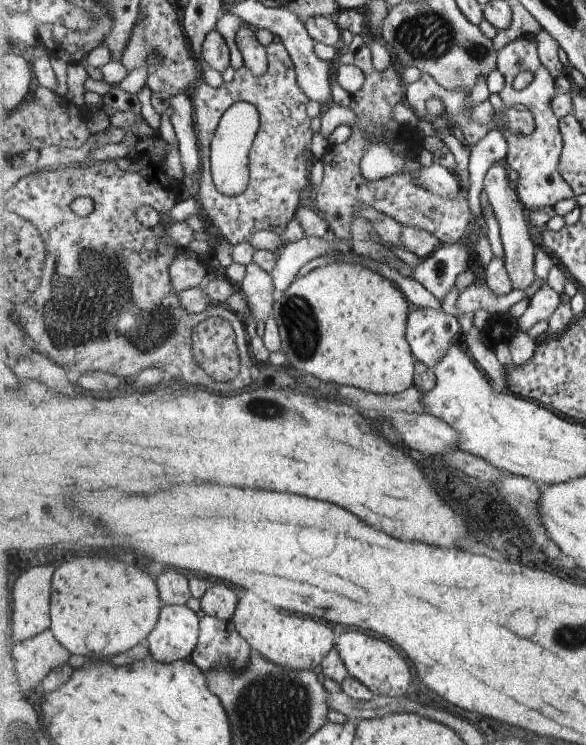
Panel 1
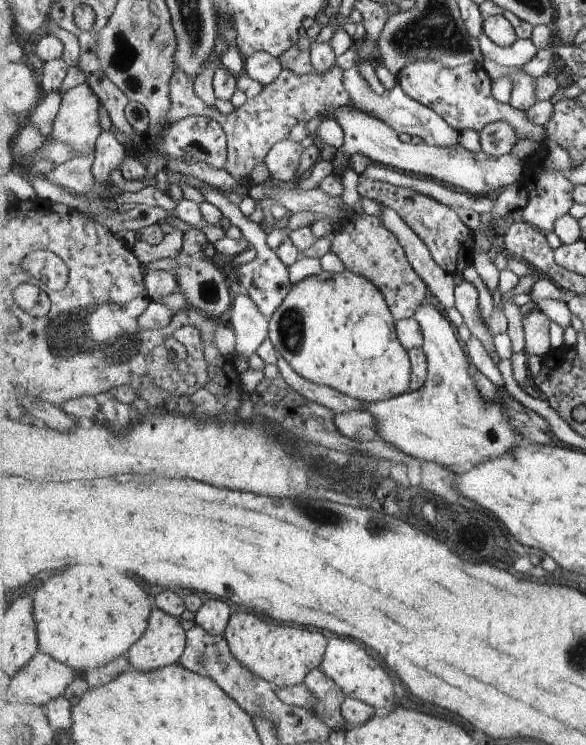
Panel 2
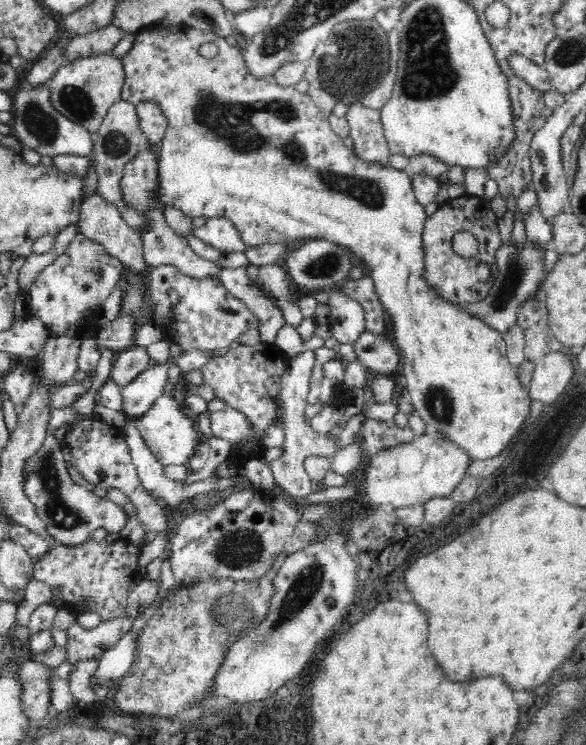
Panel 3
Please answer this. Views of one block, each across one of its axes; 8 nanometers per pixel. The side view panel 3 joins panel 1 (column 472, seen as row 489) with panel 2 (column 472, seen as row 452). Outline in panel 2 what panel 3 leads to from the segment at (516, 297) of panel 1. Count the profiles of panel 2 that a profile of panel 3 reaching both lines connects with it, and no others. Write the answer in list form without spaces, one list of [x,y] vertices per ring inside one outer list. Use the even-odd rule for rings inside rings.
[[[465,280],[457,283],[454,295],[456,298],[456,308],[462,315],[463,321],[469,328],[471,335],[477,338],[484,348],[489,352],[491,358],[496,364],[499,364],[494,336],[490,333],[487,323],[482,319],[479,310],[480,294],[476,284],[473,281]]]

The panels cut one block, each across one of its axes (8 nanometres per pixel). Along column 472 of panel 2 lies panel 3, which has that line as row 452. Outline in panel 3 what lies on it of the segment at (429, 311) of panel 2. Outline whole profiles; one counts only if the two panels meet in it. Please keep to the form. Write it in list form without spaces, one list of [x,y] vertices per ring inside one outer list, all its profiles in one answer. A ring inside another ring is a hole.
[[[437,431],[433,434],[414,436],[404,443],[378,449],[370,453],[357,488],[366,498],[368,505],[376,507],[392,506],[392,508],[421,507],[434,497],[450,497],[454,488],[466,474],[472,459],[450,437]]]

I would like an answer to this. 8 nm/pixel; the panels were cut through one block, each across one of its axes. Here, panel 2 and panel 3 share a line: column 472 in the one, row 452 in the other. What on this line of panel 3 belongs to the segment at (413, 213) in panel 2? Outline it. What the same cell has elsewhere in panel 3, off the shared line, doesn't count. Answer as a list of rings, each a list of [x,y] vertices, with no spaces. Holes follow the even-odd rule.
[[[239,343],[236,348],[230,348],[224,356],[210,358],[199,370],[206,384],[213,389],[215,398],[222,400],[228,408],[243,414],[248,421],[250,430],[255,432],[256,448],[250,449],[248,441],[233,443],[230,450],[230,461],[233,466],[240,466],[240,462],[246,462],[250,456],[262,458],[260,452],[265,452],[264,434],[270,426],[280,423],[282,408],[282,378],[287,363],[291,356],[276,344],[249,345]]]

